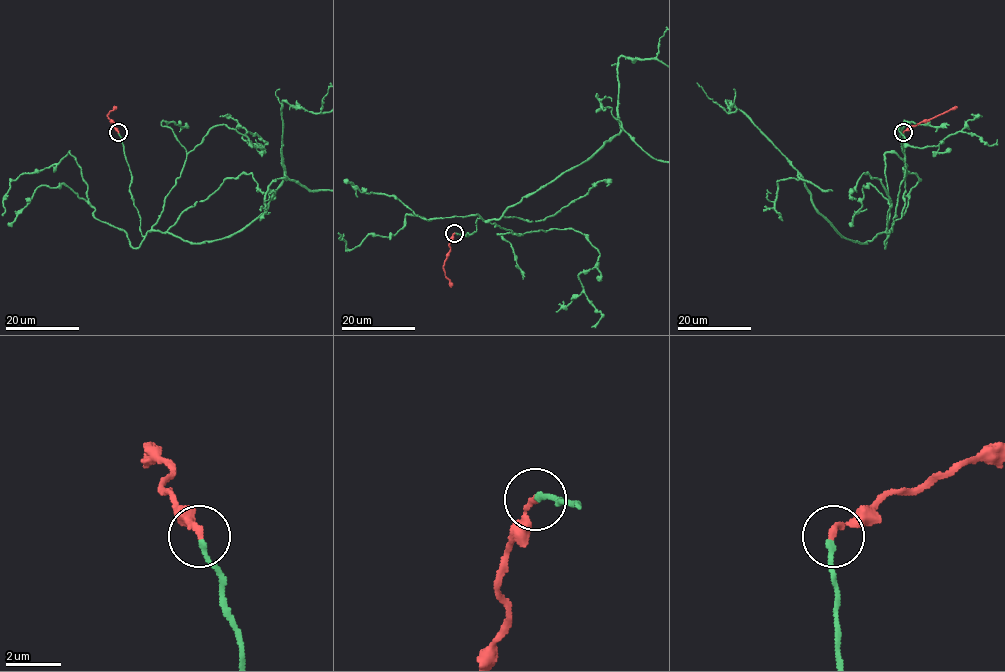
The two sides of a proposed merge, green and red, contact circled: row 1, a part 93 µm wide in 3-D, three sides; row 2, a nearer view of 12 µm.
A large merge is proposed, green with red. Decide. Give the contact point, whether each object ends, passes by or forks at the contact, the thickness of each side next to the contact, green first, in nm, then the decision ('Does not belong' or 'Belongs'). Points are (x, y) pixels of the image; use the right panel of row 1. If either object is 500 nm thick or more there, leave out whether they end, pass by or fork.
Place: (903, 132). At the ring green ends. At the ring red ends. Thickness 180 nm (green) against 220 nm. Belongs

